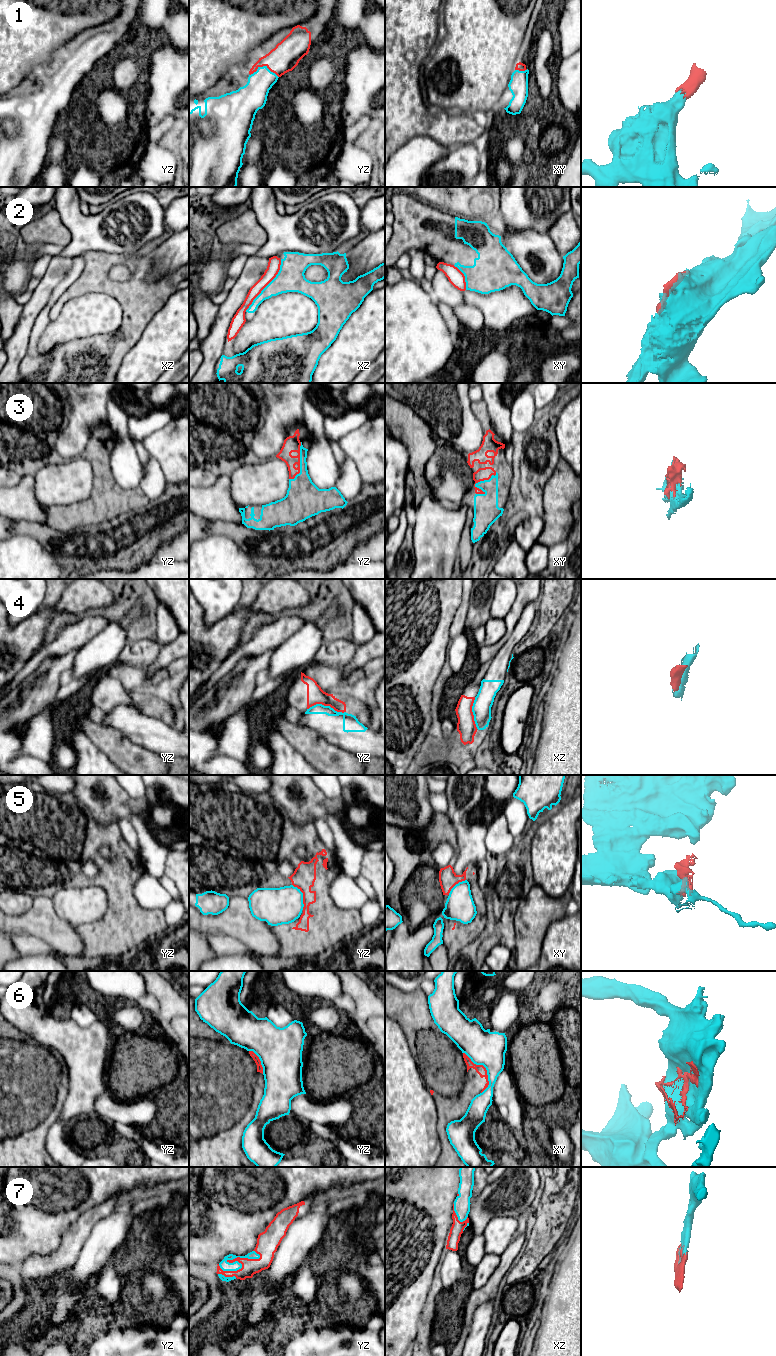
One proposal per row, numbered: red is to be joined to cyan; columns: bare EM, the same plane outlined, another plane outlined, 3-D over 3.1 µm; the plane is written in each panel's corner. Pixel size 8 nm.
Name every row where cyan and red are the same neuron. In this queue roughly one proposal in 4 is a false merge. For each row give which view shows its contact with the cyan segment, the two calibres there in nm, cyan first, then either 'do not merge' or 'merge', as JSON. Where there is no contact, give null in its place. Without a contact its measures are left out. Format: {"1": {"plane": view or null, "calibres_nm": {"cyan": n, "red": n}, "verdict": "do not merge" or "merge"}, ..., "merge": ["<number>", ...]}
{"1": {"plane": "yz", "calibres_nm": {"cyan": 220, "red": 220}, "verdict": "merge"}, "2": {"plane": "xz", "calibres_nm": {"cyan": 220, "red": 100}, "verdict": "do not merge"}, "3": {"plane": "xy", "calibres_nm": {"cyan": 200, "red": 100}, "verdict": "merge"}, "4": {"plane": "yz", "calibres_nm": {"cyan": 130, "red": 140}, "verdict": "do not merge"}, "5": {"plane": "yz", "calibres_nm": {"cyan": 300, "red": 190}, "verdict": "do not merge"}, "6": {"plane": "xy", "calibres_nm": {"cyan": 280, "red": 80}, "verdict": "do not merge"}, "7": {"plane": "yz", "calibres_nm": {"cyan": 80, "red": 150}, "verdict": "merge"}, "merge": ["1", "3", "7"]}

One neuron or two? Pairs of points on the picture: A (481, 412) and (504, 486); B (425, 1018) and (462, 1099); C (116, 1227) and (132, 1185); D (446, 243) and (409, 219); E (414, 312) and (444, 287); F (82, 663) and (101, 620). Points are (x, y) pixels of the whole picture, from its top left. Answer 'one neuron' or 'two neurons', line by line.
A: one neuron
B: one neuron
C: two neurons
D: one neuron
E: two neurons
F: two neurons

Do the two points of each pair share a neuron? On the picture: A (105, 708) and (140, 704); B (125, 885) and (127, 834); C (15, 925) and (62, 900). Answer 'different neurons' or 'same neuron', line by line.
A: same neuron
B: different neurons
C: same neuron

